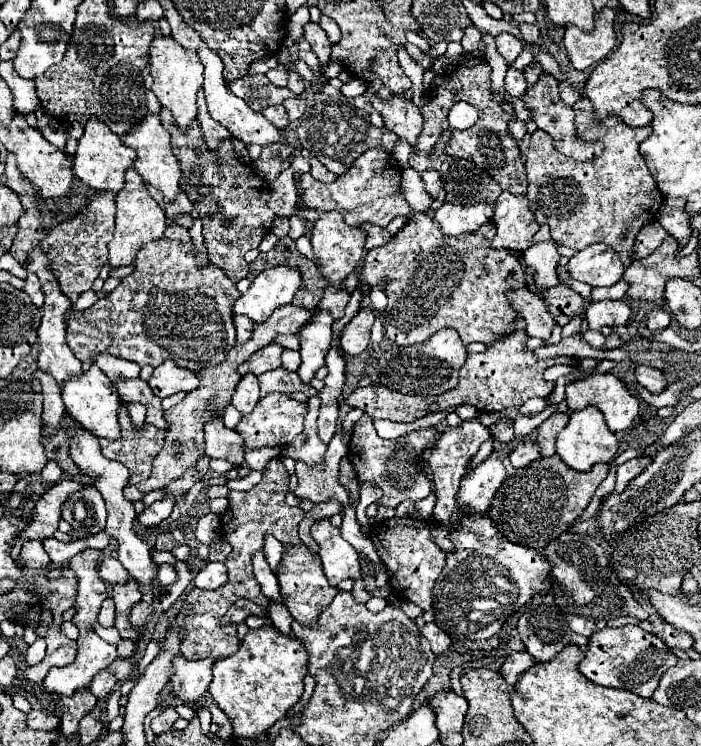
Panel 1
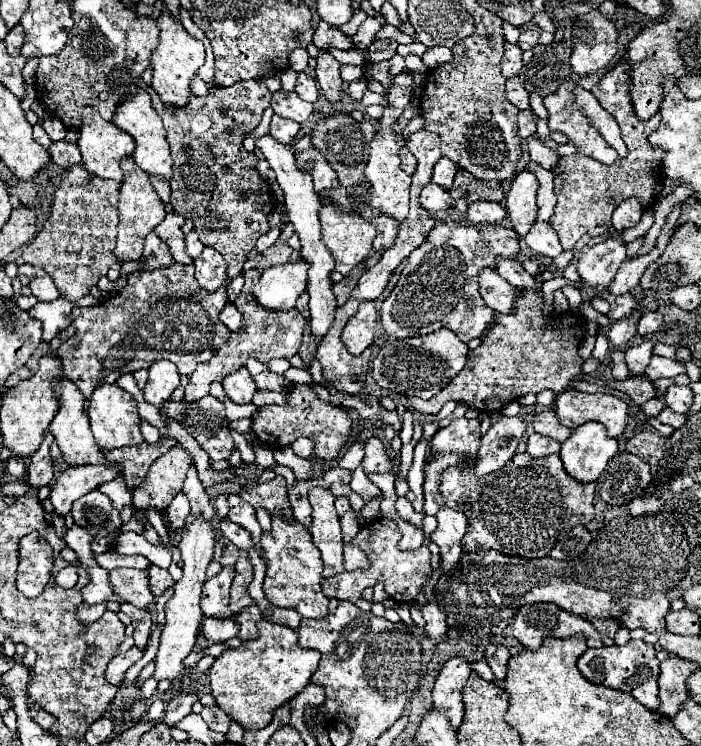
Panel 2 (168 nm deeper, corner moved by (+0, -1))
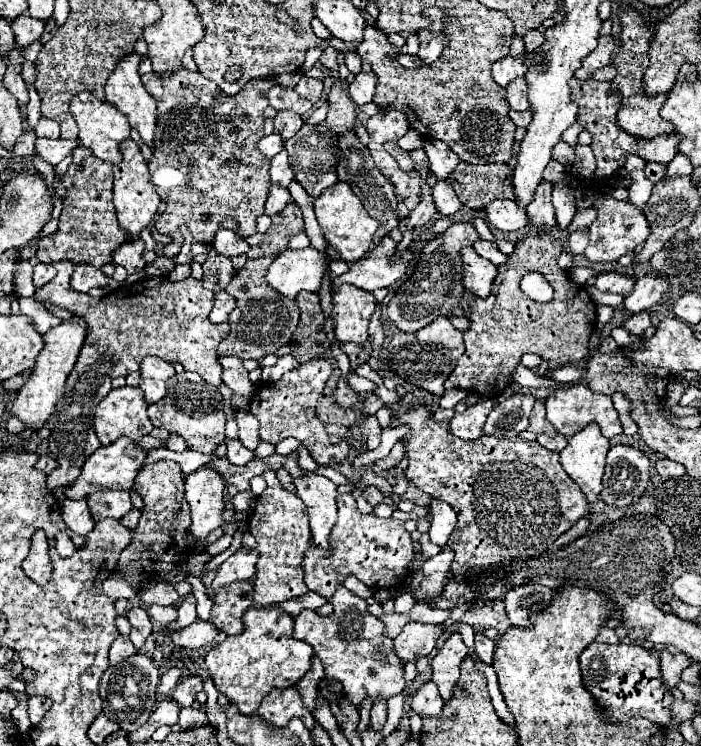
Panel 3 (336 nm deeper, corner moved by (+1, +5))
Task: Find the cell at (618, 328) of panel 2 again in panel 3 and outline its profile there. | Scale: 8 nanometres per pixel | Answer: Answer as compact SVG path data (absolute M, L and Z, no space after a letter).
M646 274L636 280L632 294L624 298L624 308L630 310L632 314L648 310L656 300L660 300L660 296L666 292L666 288L668 288L668 282Z

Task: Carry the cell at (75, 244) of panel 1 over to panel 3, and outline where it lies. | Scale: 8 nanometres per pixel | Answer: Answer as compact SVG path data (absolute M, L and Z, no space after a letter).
M78 146L72 152L72 162L62 176L66 196L62 200L62 216L56 234L38 238L36 258L40 262L70 260L72 264L90 264L100 270L104 264L112 262L114 250L128 240L128 234L120 228L116 220L116 210L112 204L112 166L94 158L88 148Z

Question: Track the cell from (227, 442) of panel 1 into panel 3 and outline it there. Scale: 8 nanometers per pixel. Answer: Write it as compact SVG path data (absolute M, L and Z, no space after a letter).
M182 372L172 376L166 386L166 396L148 408L148 416L154 426L180 434L186 440L188 448L202 454L214 454L218 444L224 442L224 398L218 390L210 388L196 372Z

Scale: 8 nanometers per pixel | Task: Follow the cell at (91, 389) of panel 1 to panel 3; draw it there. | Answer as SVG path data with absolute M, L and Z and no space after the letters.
M112 388L108 396L96 406L94 428L102 444L112 444L116 438L126 436L140 440L154 428L148 414L148 404L140 388Z

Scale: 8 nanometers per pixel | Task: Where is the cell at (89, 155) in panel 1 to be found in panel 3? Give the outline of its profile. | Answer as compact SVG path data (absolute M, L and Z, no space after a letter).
M84 90L80 94L76 94L70 102L70 110L74 114L74 120L80 128L80 134L78 134L78 140L82 146L86 146L88 150L92 150L92 154L104 162L110 162L112 166L116 166L118 162L122 162L122 156L120 156L120 142L124 142L124 138L130 138L130 124L126 122L126 118L114 108L110 106L108 102L100 102L92 92Z

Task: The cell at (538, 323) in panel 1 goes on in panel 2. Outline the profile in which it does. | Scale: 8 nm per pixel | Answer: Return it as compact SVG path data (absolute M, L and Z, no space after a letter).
M483 268L479 272L479 292L483 302L501 314L509 314L515 296L519 296L519 288L505 282L493 268Z

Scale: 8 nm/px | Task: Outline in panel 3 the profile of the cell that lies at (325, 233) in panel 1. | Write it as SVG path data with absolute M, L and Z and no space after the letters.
M338 182L332 188L324 190L316 200L314 200L314 212L318 218L318 224L324 232L326 242L340 254L344 262L356 262L360 260L372 242L372 236L378 228L378 220L374 220L366 208L360 204L358 196L350 190L346 182Z

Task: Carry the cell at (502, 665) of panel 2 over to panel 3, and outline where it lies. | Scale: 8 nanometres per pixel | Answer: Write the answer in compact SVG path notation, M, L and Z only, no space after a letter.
M476 634L476 642L474 642L474 650L478 654L480 660L484 660L486 664L492 664L492 658L494 658L494 642L488 640L484 634Z

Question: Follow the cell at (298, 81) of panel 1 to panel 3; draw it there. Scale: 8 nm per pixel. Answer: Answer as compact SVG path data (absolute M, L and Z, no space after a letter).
M302 76L302 80L294 86L294 90L308 98L312 104L316 104L320 100L320 94L322 94L322 80L316 80L316 78L308 78L308 76Z

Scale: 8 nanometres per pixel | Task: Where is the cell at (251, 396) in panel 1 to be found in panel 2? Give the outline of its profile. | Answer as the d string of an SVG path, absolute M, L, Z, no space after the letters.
M239 368L237 372L231 372L225 380L223 380L223 388L225 394L237 402L237 404L249 404L257 386L253 376L247 372L247 368Z

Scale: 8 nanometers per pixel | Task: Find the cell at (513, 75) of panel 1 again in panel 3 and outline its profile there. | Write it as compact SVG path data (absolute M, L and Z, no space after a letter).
M514 78L514 82L510 82L510 86L506 86L506 96L508 96L508 102L512 106L512 110L528 110L530 104L528 104L528 86L526 86L526 80L524 78Z

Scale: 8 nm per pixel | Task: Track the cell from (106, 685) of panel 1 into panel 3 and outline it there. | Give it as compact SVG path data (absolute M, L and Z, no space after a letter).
M118 636L116 642L110 646L110 664L118 664L122 662L126 656L134 656L138 650L134 648L134 644L130 642L128 636Z

